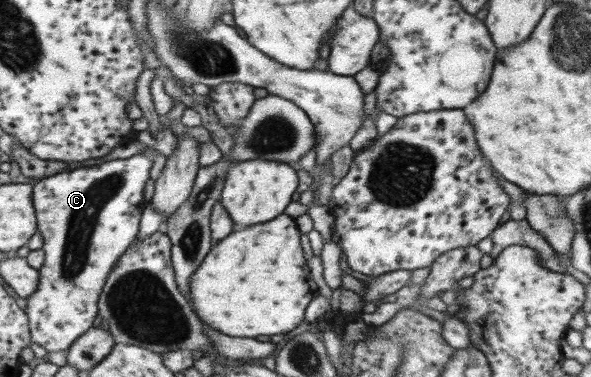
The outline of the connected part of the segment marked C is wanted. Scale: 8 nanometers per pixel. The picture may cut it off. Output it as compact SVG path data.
M148 147L146 153L138 153L129 158L106 161L93 167L77 166L40 179L33 186L33 205L36 213L37 229L44 240L44 264L40 268L38 290L31 298L22 301L28 315L31 343L38 343L46 351L57 352L69 347L90 328L98 313L98 300L104 282L114 270L120 256L135 242L140 226L140 216L146 206L144 186L150 178L154 166L156 147Z

